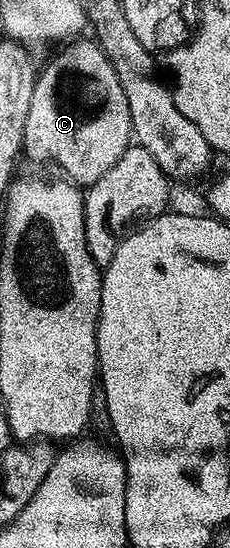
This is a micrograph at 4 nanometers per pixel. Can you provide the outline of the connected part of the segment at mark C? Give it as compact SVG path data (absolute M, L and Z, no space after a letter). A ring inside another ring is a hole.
M76 39L65 44L64 49L45 69L39 70L34 83L34 95L30 95L30 115L26 115L23 156L36 165L57 165L64 169L63 176L80 187L94 184L127 151L134 134L130 123L130 107L126 95L122 95L122 83L95 40Z

